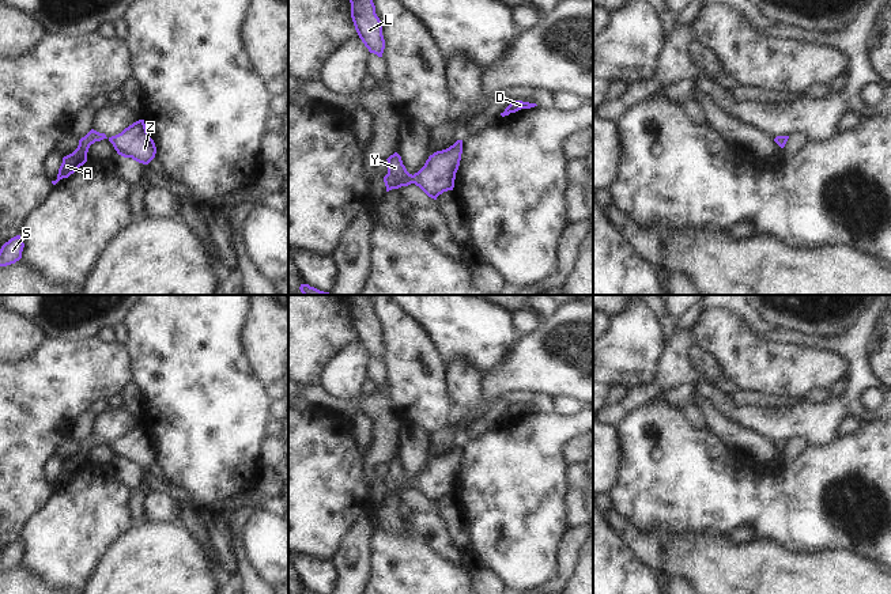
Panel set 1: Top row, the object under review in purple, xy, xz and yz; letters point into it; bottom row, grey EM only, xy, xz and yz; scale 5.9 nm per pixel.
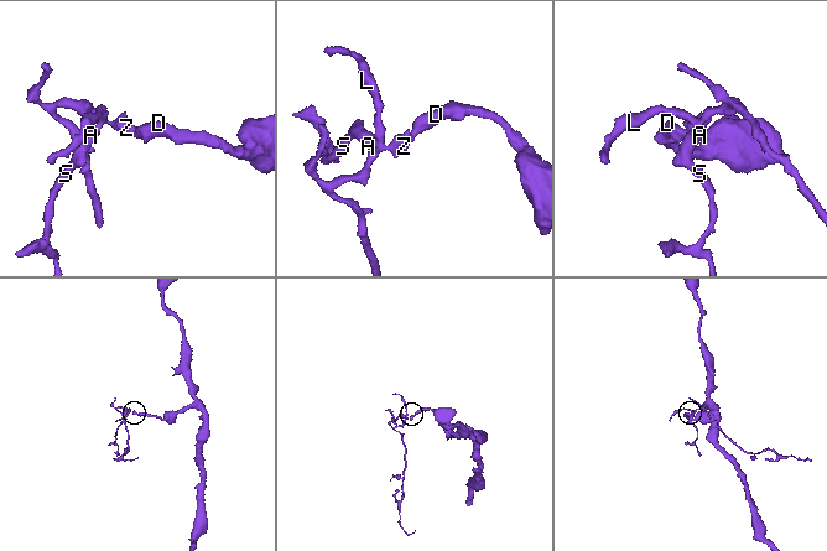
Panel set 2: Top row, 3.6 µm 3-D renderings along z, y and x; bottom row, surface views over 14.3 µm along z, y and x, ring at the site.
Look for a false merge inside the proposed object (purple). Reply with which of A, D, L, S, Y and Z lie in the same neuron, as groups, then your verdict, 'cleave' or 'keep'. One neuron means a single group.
groups A D L S Y Z; keep

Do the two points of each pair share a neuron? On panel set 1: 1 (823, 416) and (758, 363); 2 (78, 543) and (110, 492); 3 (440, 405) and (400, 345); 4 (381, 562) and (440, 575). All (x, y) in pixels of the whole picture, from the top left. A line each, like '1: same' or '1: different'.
1: different
2: same
3: same
4: same

